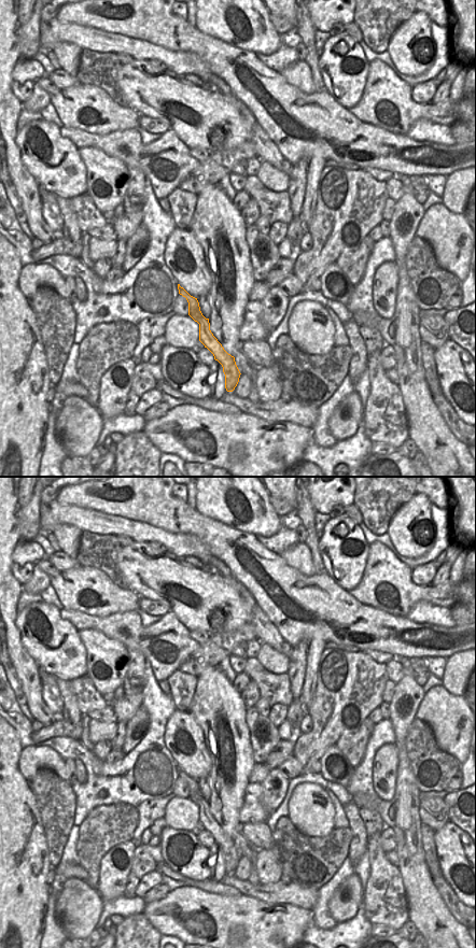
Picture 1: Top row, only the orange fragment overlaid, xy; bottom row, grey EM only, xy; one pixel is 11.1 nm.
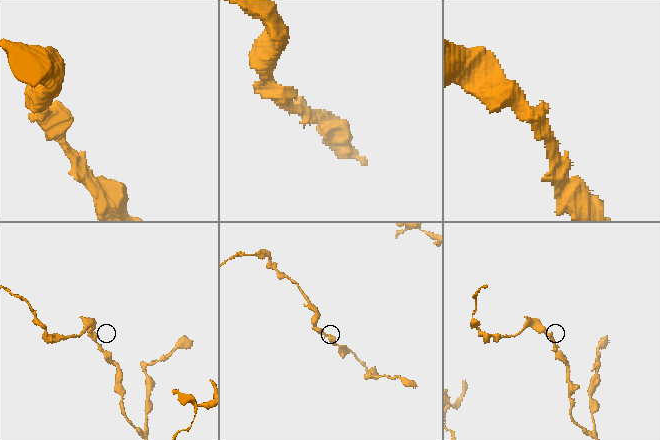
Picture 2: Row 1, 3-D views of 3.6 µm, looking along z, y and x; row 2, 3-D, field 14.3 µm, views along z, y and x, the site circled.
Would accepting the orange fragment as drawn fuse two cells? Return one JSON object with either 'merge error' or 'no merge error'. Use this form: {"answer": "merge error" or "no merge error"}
{"answer": "no merge error"}

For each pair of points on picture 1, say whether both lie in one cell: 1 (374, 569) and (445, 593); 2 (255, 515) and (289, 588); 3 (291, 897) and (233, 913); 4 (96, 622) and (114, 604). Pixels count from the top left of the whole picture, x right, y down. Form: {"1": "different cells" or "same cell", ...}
{"1": "same cell", "2": "different cells", "3": "different cells", "4": "different cells"}

